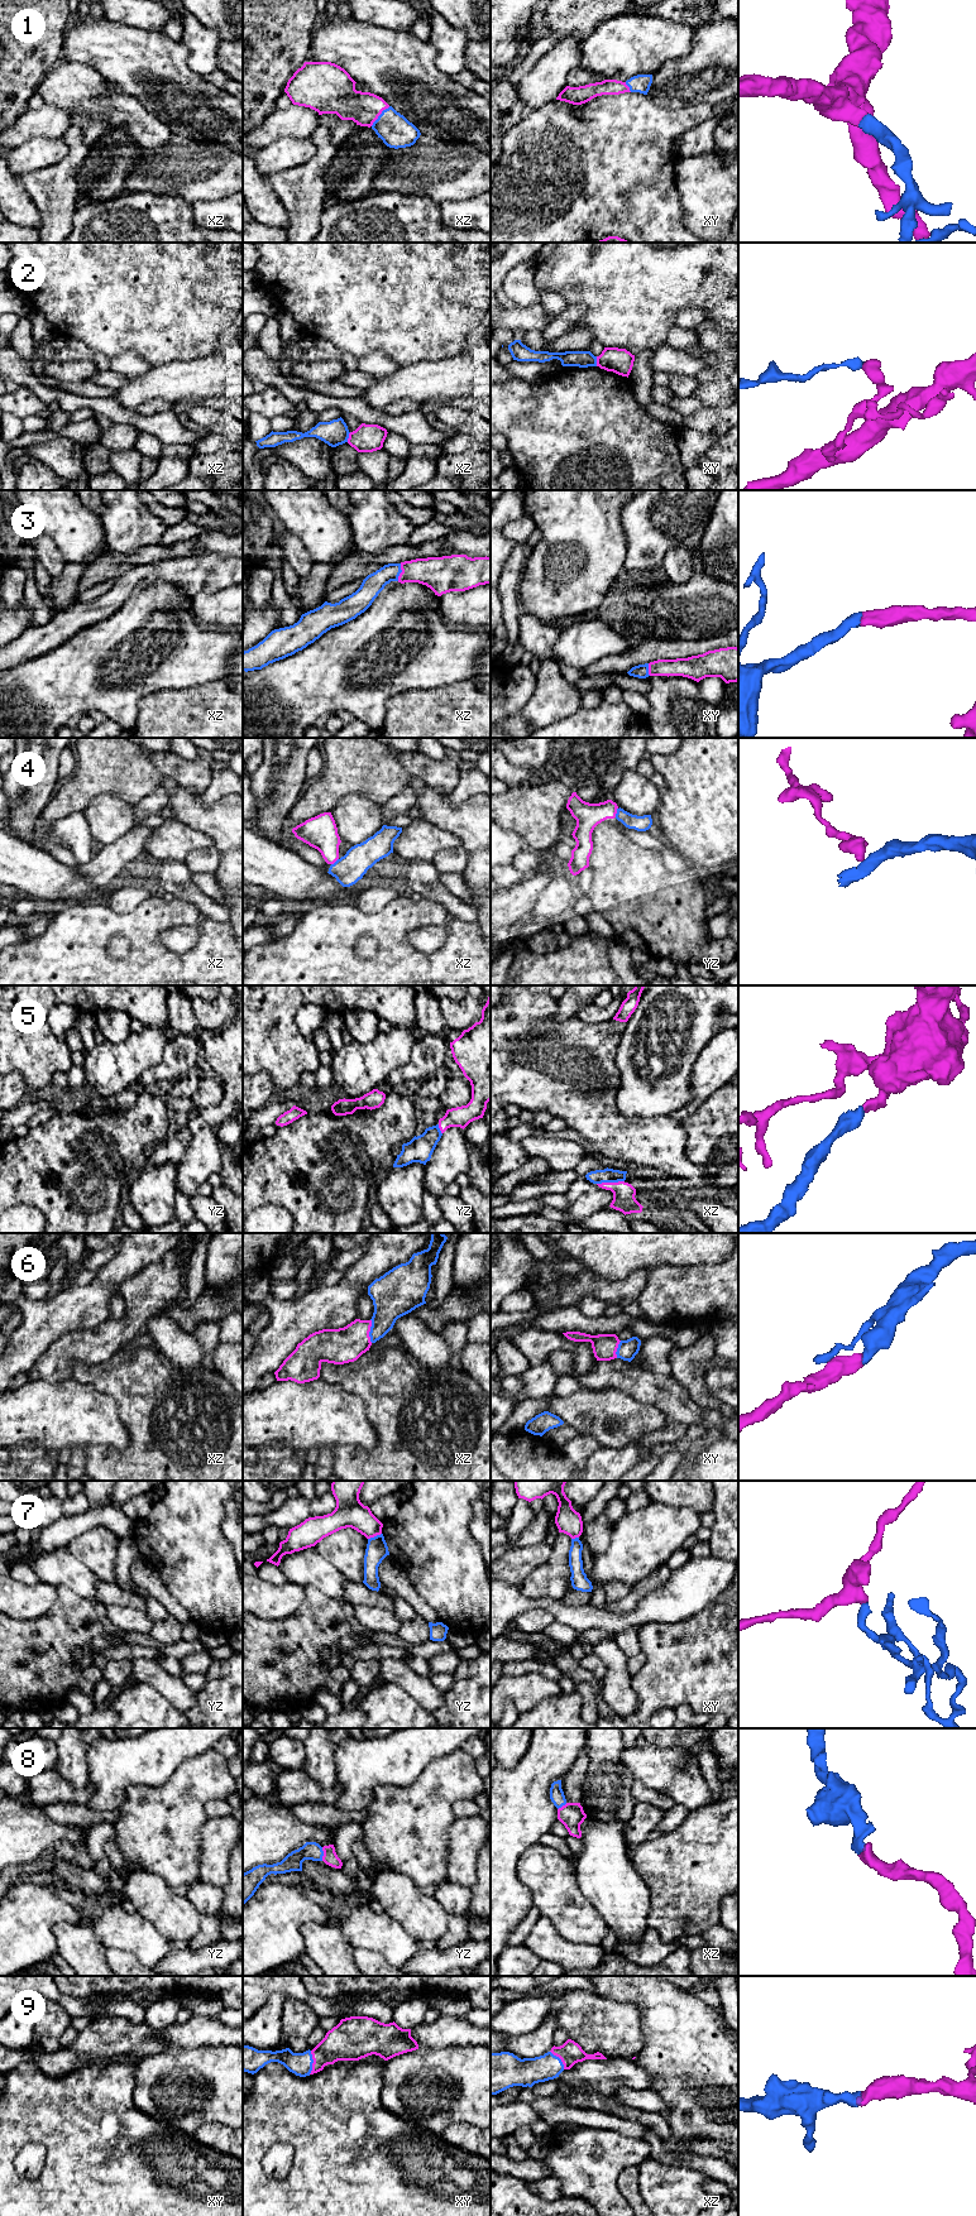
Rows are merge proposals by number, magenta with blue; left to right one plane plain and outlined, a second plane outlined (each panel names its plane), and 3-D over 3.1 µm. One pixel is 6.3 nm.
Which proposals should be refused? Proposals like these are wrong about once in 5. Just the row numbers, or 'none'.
2, 4, 7

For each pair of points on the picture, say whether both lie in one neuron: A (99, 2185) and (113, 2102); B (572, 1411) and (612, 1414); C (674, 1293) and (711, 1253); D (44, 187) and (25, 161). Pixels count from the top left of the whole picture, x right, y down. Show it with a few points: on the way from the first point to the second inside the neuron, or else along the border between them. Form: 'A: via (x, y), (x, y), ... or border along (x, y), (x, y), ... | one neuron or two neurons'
A: via (95, 2164), (95, 2121) | one neuron
B: via (582, 1411), (602, 1414) | one neuron
C: border along (725, 1260), (690, 1266), (670, 1265) | two neurons
D: border along (61, 159), (53, 164), (14, 176) | two neurons

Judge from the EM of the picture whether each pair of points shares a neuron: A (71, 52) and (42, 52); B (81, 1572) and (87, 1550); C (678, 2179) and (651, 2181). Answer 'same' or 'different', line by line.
A: different
B: different
C: same

